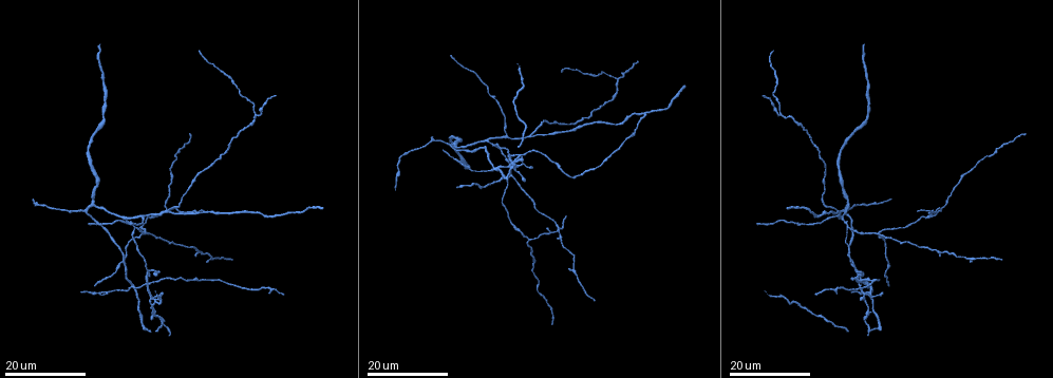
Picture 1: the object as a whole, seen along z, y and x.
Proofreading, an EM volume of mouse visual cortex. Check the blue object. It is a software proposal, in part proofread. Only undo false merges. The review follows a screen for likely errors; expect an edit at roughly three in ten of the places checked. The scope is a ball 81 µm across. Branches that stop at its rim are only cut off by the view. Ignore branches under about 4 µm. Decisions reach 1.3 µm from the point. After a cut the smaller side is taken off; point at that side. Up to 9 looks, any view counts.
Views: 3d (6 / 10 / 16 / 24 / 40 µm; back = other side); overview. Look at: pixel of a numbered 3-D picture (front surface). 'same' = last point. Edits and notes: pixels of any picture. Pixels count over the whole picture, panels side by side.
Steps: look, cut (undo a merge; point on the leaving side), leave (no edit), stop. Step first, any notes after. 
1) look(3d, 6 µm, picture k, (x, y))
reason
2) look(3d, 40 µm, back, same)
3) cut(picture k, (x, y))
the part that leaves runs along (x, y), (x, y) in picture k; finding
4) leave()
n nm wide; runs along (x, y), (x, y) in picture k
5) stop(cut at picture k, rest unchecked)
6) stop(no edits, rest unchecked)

look(3d, 24 µm, picture 1, (783, 114))
three arms meet

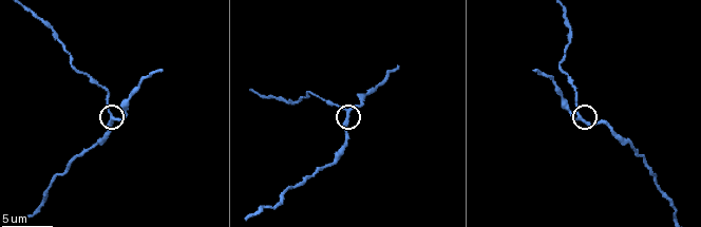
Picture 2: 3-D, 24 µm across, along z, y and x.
look(3d, 10 µm, picture 2, (580, 117))

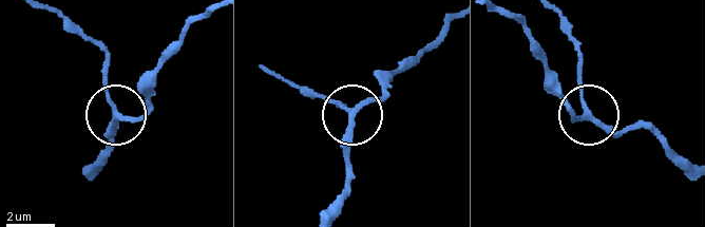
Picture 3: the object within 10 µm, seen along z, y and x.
leave()
runs along (87, 172), (109, 143), (113, 118), (141, 116), (151, 96) in picture 3; one neuron here

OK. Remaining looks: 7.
look(3d, 16 µm, picture 1, (505, 137))
a fork

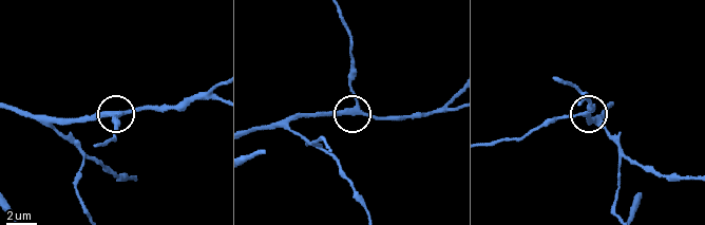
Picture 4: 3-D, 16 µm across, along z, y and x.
look(3d, 10 µm, picture 4, (122, 113))

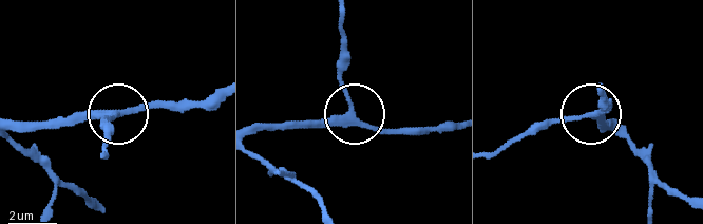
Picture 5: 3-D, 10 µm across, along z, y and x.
leave()
260 nm wide; continuous, no second neuron

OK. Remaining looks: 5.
look(3d, 24 µm, picture 1, (848, 228))

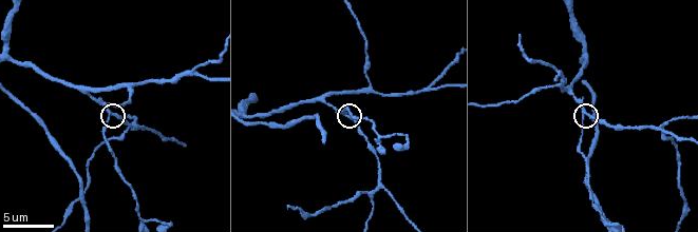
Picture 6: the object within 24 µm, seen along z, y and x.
look(3d, 6 µm, picture 6, (586, 113))

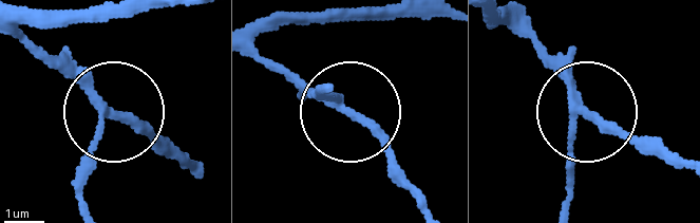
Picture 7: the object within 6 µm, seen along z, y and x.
cut(picture 7, (80, 203))
side arm 63 µm; 3 arms; a second neuron is stuck on

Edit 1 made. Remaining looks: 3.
look(3d, 16 µm, picture 1, (136, 288))

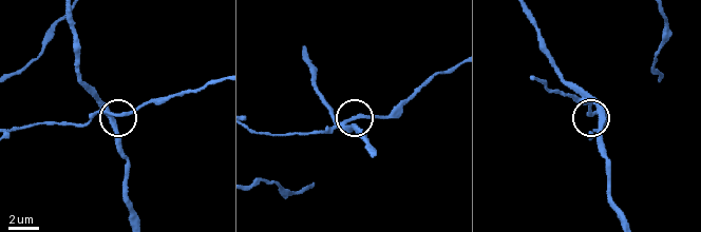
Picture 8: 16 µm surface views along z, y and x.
look(3d, 10 µm, picture 8, (110, 114))

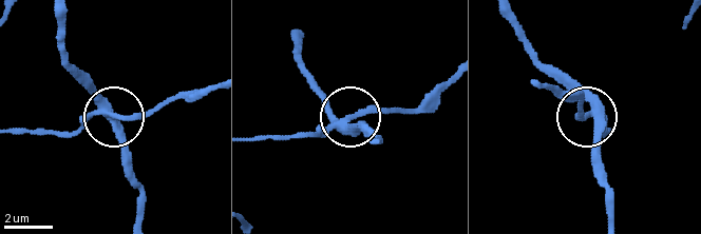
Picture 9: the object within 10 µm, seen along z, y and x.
cut(picture 9, (137, 113))
340 nm wide; the part that leaves runs along (105, 112), (145, 117), (211, 89) in picture 9; two neurons meet here

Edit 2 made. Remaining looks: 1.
look(3d, 10 µm, picture 6, (367, 192))
arms part here

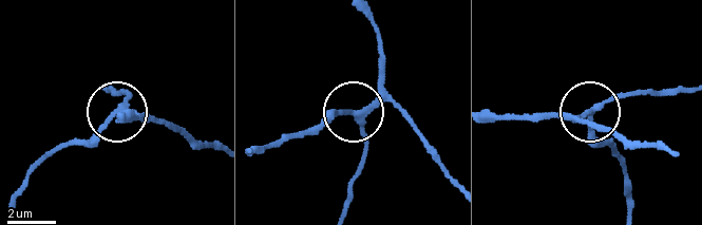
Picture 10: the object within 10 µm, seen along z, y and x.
leave()
220 nm wide; runs along (362, 12), (380, 41), (378, 90), (356, 112), (291, 132) in picture 10; all the same neuron

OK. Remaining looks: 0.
stop(cut at picture 7, cut at picture 9, rest unchecked)

